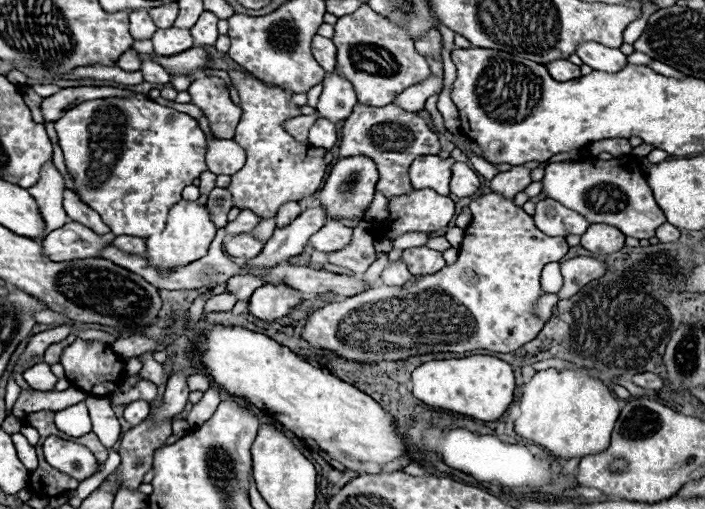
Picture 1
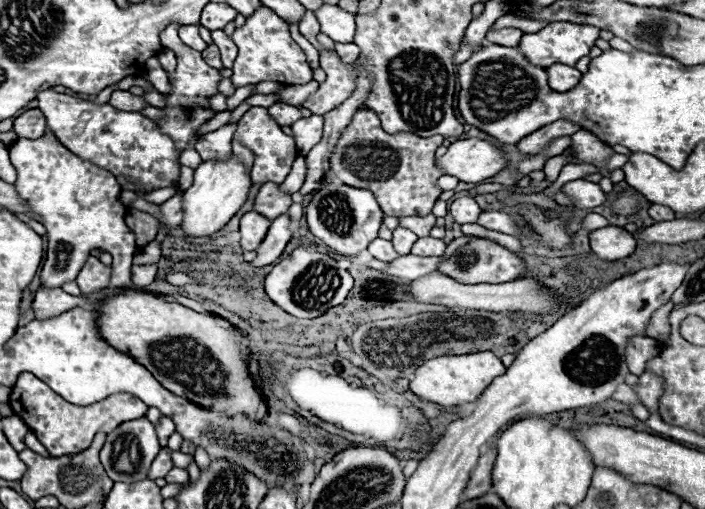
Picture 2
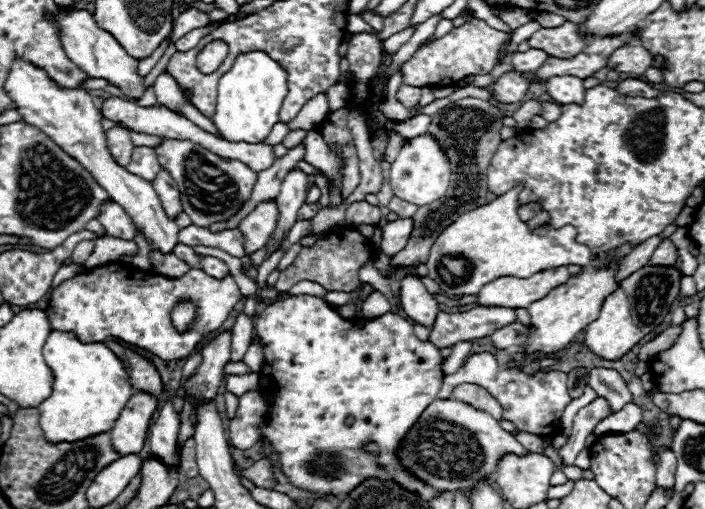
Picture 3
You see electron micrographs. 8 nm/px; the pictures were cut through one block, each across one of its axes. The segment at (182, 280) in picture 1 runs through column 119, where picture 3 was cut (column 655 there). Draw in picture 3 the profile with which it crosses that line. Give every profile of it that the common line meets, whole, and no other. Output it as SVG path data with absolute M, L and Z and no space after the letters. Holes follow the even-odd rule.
M666 238L666 240L662 240L660 242L660 246L656 248L656 252L652 254L652 258L650 258L650 264L656 264L656 266L672 266L672 264L676 264L676 260L678 260L678 254L676 254L676 246Z

